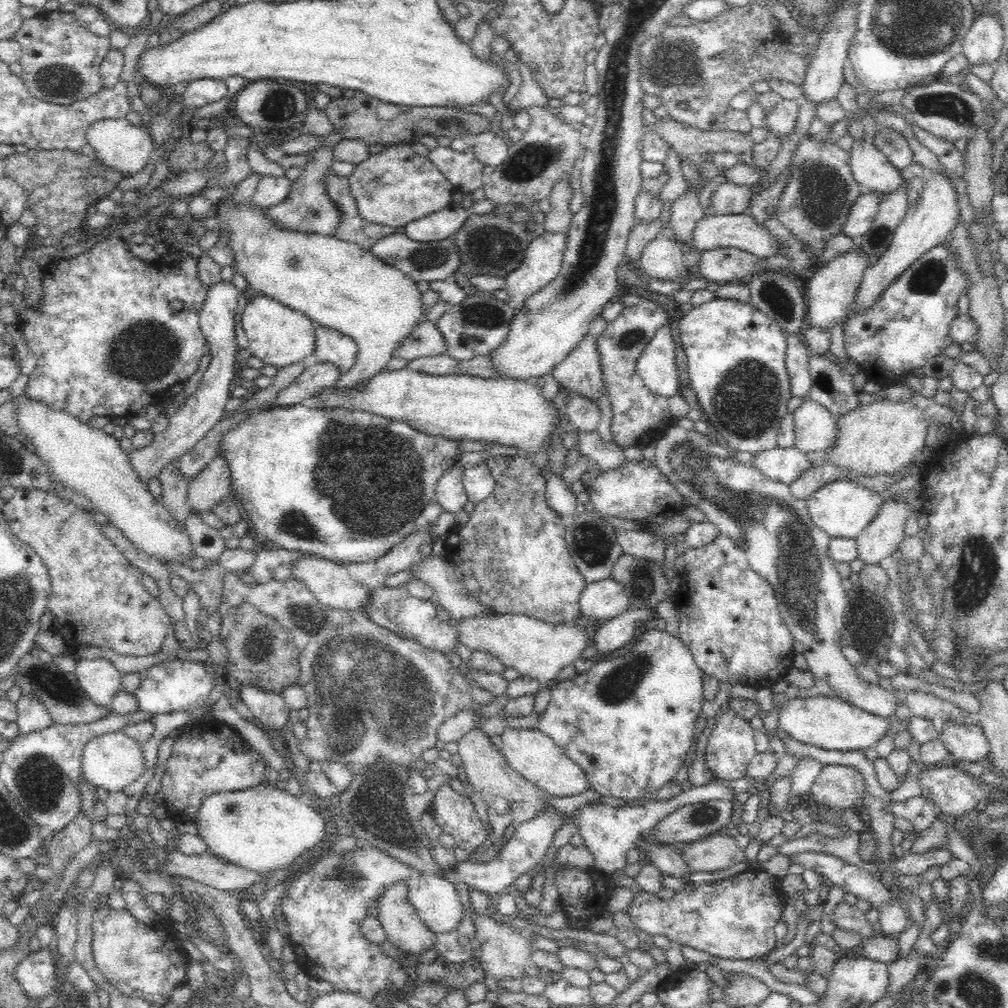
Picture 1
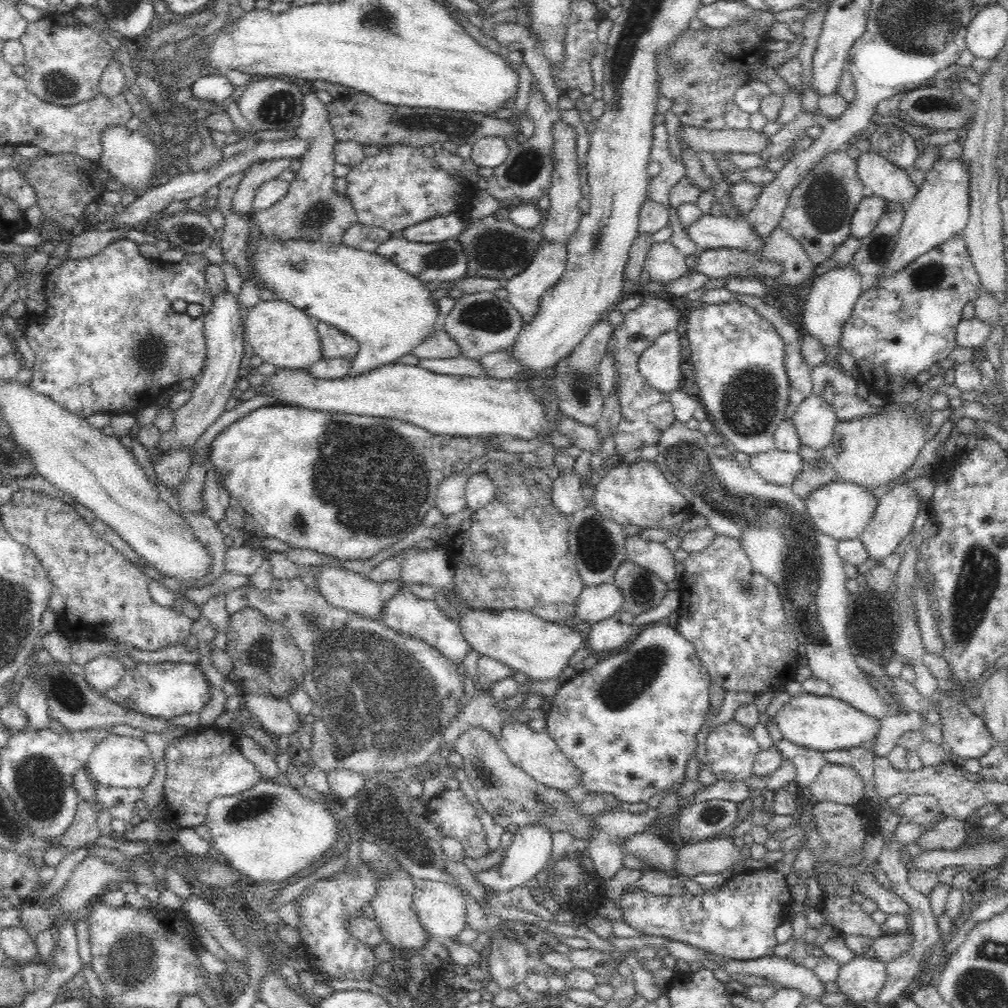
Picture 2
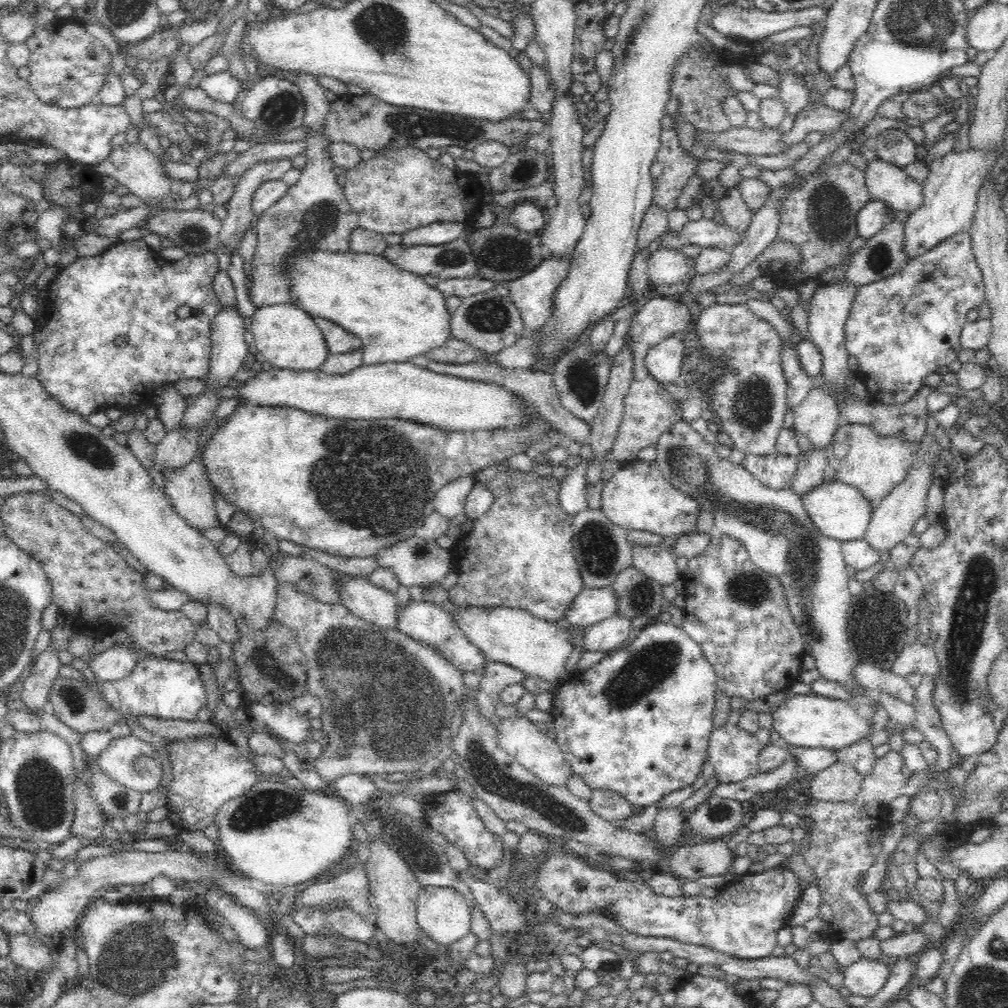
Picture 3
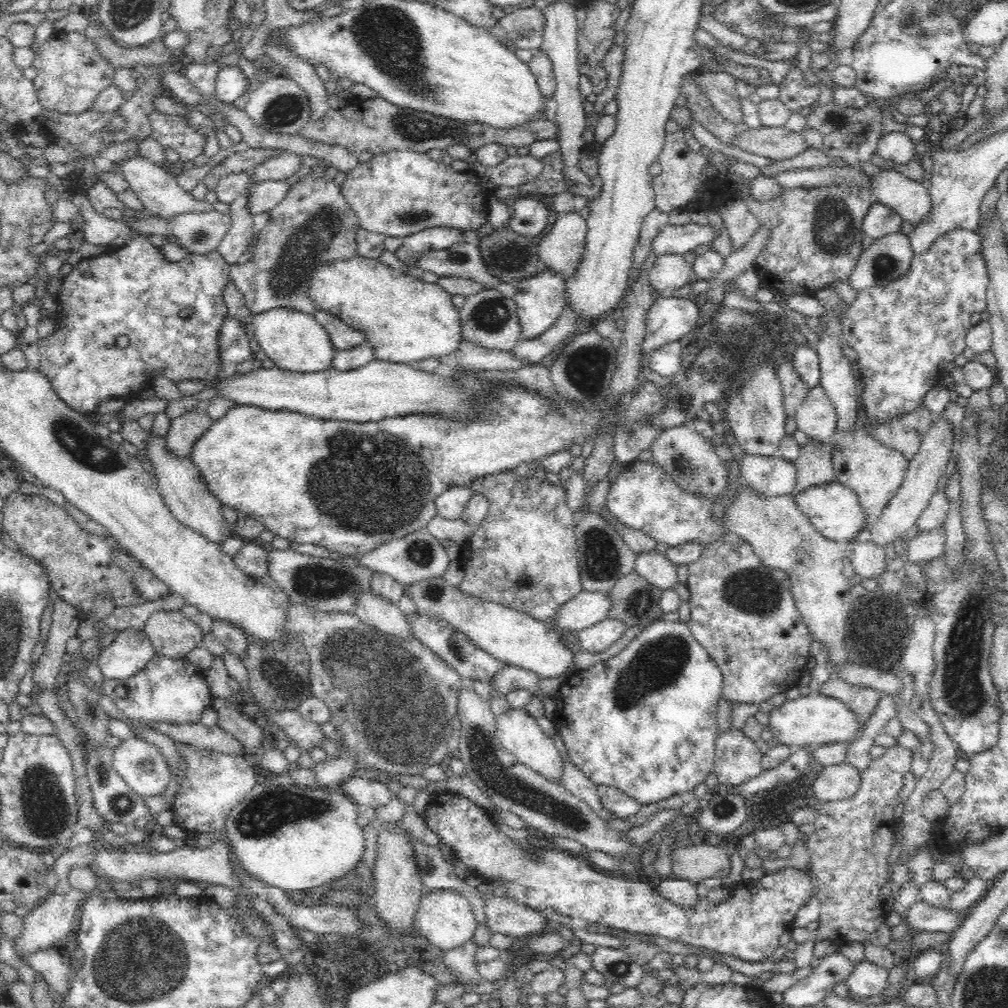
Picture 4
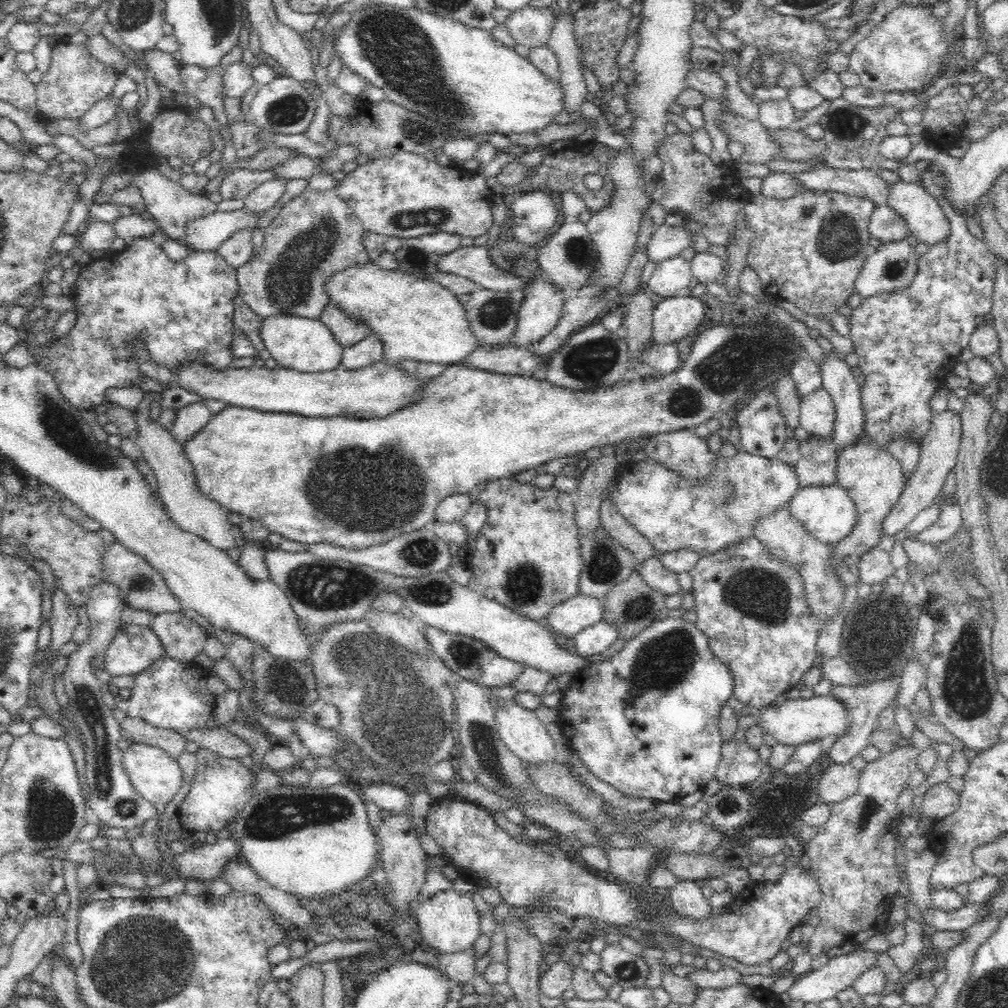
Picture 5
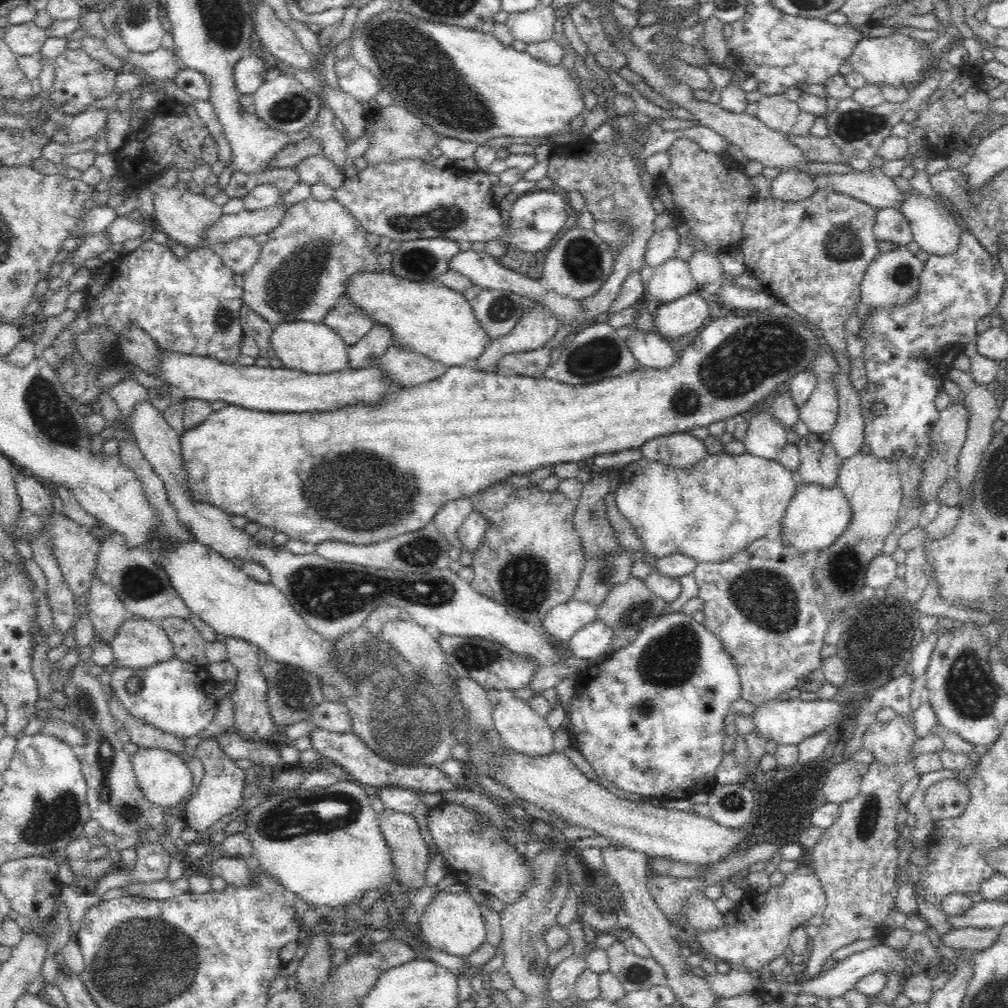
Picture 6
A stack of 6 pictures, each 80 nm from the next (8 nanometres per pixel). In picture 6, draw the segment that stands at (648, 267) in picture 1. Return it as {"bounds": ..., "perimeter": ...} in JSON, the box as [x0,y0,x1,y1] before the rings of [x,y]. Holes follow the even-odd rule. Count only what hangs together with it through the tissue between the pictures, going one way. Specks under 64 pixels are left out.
{"bounds":[645,257,701,304],"perimeter":[[[674,257],[654,269],[645,290],[654,300],[668,304],[701,288],[695,283],[688,263]]]}

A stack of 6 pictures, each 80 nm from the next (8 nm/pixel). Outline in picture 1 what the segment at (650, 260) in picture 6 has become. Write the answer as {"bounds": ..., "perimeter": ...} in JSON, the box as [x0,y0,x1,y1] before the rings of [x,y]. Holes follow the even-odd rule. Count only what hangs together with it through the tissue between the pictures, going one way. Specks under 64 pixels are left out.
{"bounds":[692,213,779,258],"perimeter":[[[706,213],[698,220],[692,239],[693,248],[699,250],[700,253],[718,248],[734,248],[759,258],[768,258],[779,254],[779,244],[770,235],[770,232],[758,225],[747,213],[739,215],[710,215]]]}

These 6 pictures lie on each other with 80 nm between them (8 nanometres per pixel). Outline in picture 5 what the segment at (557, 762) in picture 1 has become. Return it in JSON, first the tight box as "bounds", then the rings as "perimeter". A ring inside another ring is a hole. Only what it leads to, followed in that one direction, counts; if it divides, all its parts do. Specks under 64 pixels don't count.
{"bounds":[495,700,555,764],"perimeter":[[[508,700],[497,708],[495,727],[498,737],[523,763],[546,764],[555,760],[555,745],[546,725],[534,711],[524,708],[515,700]]]}

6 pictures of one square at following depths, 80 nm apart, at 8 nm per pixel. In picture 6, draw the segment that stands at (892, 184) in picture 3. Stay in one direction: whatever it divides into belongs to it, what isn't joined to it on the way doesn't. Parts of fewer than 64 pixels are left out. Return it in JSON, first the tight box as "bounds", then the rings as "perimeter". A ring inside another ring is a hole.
{"bounds":[899,194,962,256],"perimeter":[[[905,194],[903,205],[899,211],[908,219],[912,228],[914,241],[928,255],[946,256],[956,254],[962,246],[962,230],[956,219],[938,205],[934,199],[918,194]]]}

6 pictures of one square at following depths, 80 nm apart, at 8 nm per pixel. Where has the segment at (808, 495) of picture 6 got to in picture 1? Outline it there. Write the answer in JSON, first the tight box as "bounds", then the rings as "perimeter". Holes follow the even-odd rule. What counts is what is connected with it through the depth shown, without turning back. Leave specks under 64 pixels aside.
{"bounds":[807,478,884,539],"perimeter":[[[850,478],[834,481],[807,498],[807,511],[814,524],[831,539],[855,539],[872,522],[882,506],[884,496]]]}

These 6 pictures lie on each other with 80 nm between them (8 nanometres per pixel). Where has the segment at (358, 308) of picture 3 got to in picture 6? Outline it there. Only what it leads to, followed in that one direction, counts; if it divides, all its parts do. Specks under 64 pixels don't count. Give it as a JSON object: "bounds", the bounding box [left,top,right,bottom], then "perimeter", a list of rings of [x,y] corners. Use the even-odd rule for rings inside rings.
{"bounds":[344,270,494,367],"perimeter":[[[388,270],[383,273],[361,272],[352,276],[345,292],[344,295],[363,308],[375,322],[391,328],[393,341],[399,342],[402,346],[415,350],[447,367],[473,364],[494,340],[494,338],[489,338],[484,327],[476,318],[471,301],[466,299],[462,292],[456,292],[442,284],[402,279],[392,275]]]}

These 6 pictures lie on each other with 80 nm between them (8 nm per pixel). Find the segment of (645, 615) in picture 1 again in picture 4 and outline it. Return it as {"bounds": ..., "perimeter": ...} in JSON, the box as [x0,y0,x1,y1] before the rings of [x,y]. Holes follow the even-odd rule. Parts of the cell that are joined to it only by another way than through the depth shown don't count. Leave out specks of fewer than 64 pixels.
{"bounds":[576,618,625,654],"perimeter":[[[608,618],[591,628],[586,628],[586,630],[577,633],[576,637],[582,649],[581,652],[598,654],[618,642],[618,639],[624,633],[625,625],[622,622]]]}

